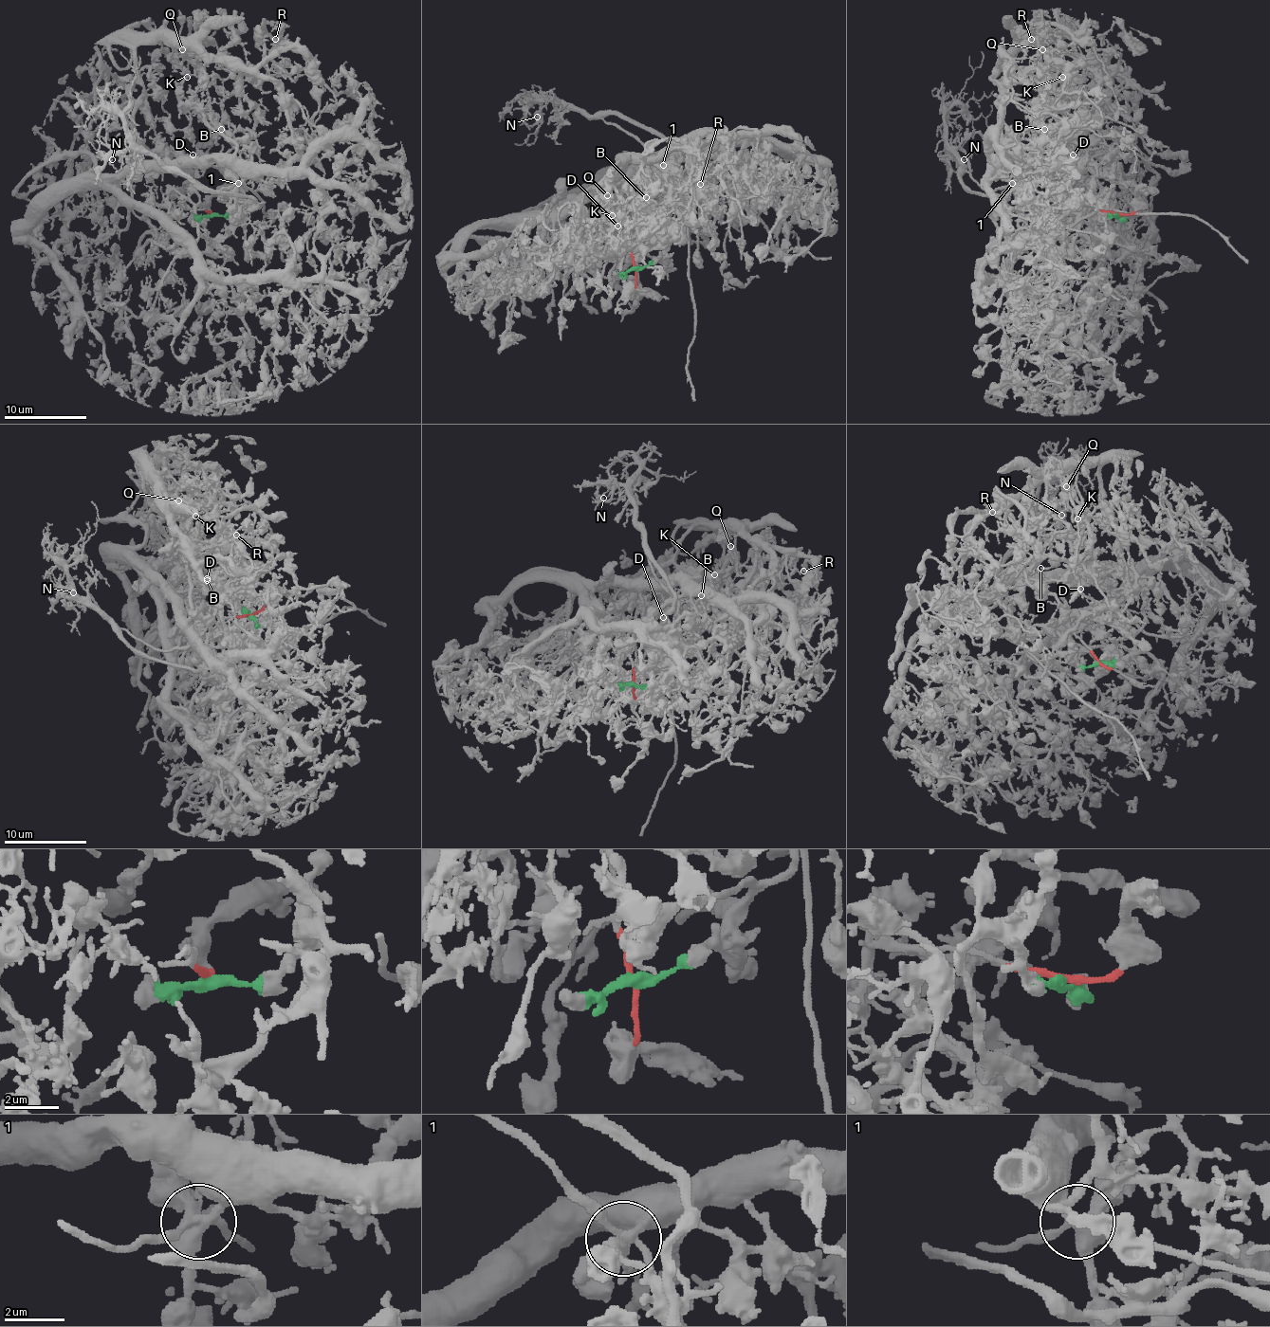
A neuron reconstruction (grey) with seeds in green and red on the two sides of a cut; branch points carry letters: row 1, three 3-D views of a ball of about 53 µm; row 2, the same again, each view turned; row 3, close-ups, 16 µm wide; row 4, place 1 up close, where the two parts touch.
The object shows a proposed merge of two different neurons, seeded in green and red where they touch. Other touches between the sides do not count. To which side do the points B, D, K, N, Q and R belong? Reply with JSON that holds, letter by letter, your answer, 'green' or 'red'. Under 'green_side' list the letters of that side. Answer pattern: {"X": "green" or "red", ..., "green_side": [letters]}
{"B": "red", "D": "red", "K": "red", "N": "green", "Q": "red", "R": "red", "green_side": ["N"]}

